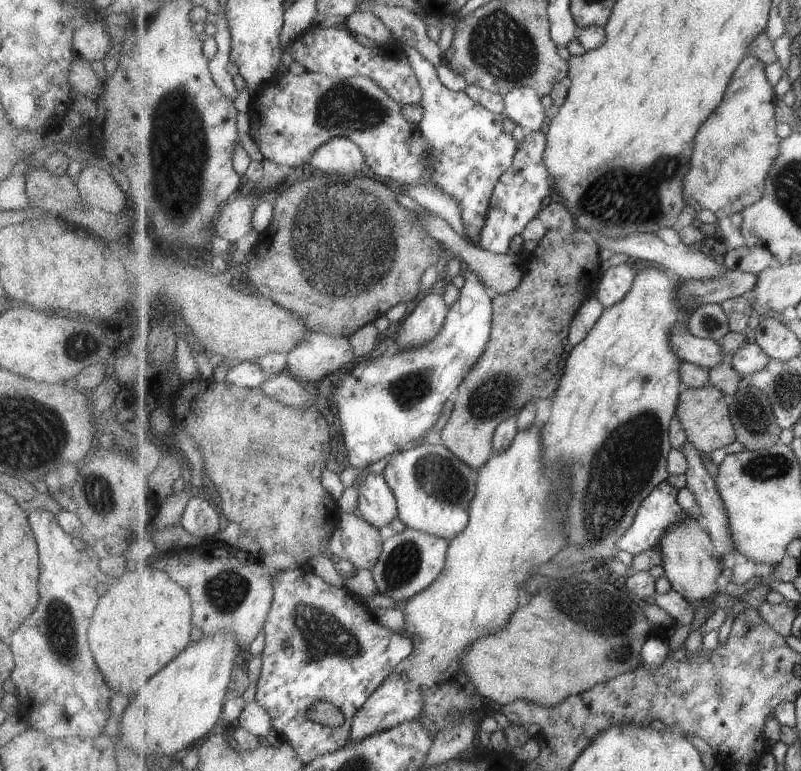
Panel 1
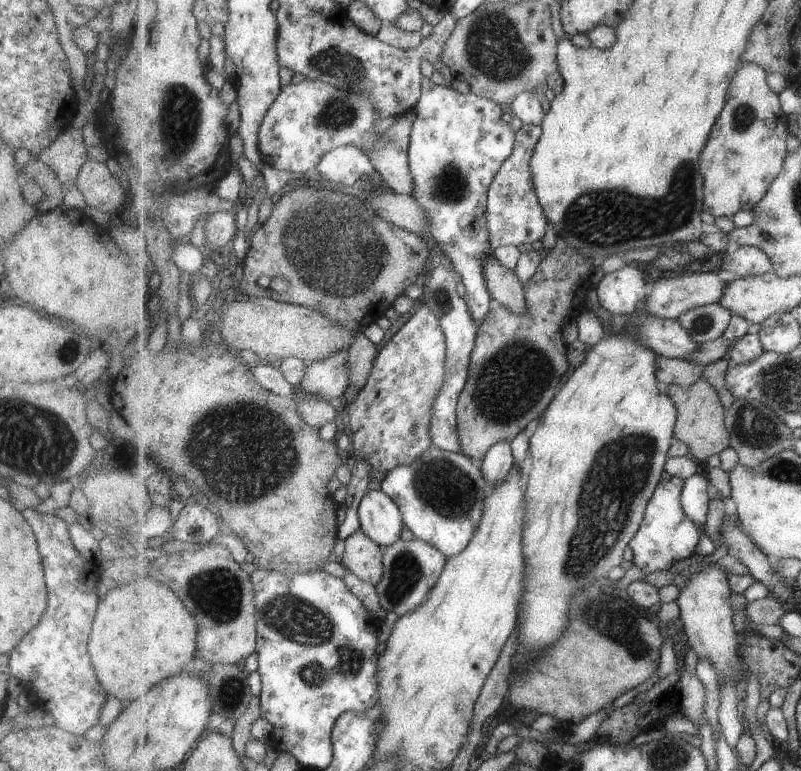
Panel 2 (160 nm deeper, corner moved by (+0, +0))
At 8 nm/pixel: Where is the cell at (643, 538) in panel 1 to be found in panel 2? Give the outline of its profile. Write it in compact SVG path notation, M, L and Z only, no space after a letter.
M677 476L670 480L663 480L649 502L640 532L637 532L635 538L631 540L630 548L634 553L633 563L644 575L660 570L672 571L671 566L675 562L696 553L703 536L703 528L685 514L681 502L684 487L685 481Z

